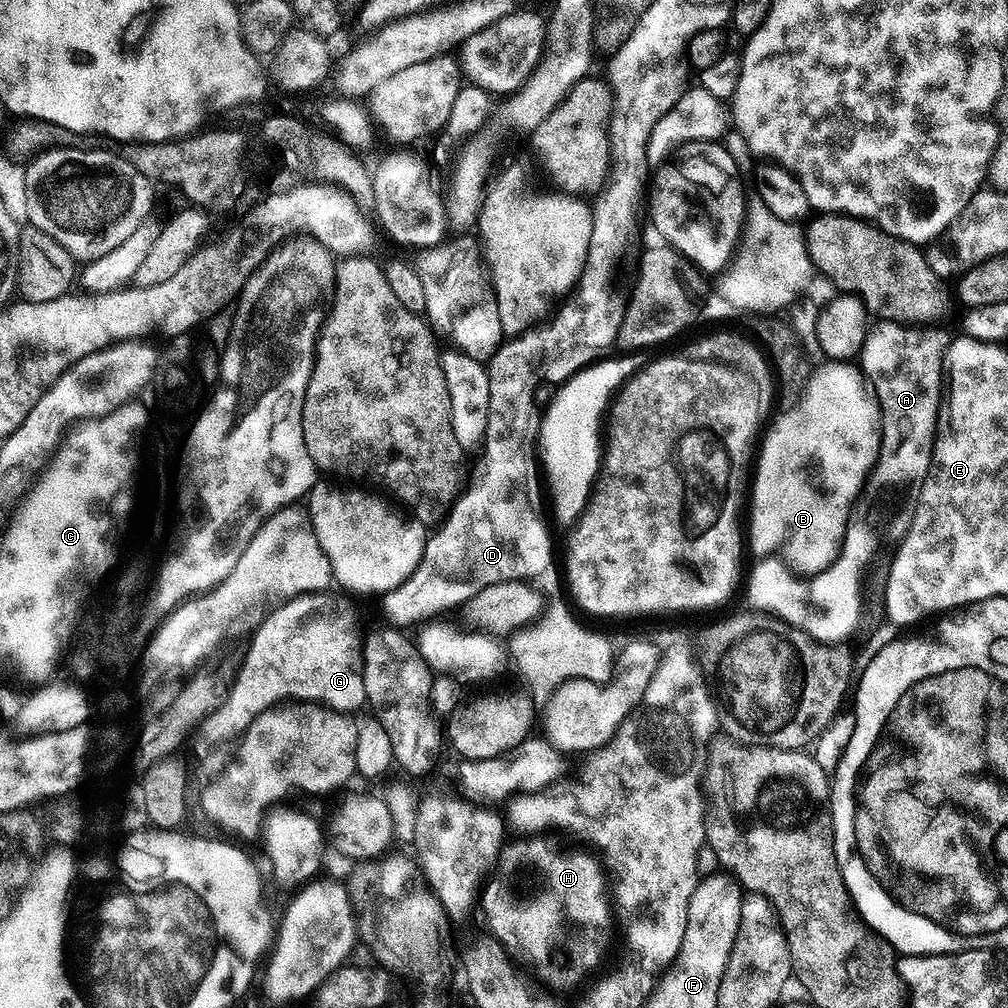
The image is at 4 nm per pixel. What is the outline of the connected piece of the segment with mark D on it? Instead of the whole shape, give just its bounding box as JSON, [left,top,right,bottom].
[396,298,620,610]

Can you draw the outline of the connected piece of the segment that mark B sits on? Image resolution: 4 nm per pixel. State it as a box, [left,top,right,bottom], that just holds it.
[746,362,880,574]

